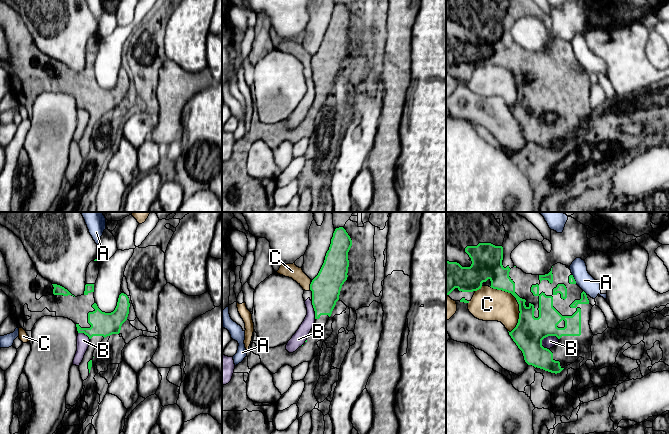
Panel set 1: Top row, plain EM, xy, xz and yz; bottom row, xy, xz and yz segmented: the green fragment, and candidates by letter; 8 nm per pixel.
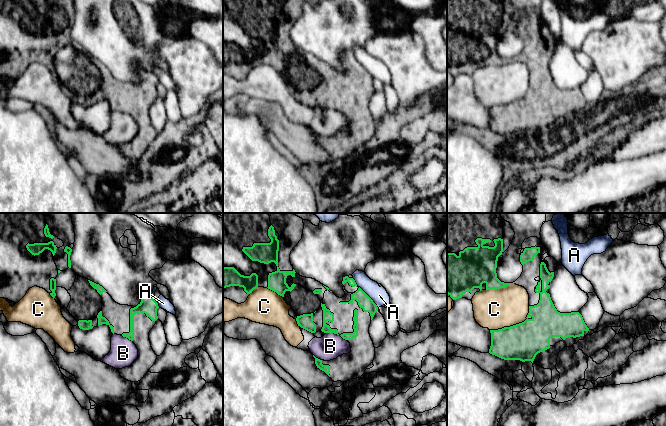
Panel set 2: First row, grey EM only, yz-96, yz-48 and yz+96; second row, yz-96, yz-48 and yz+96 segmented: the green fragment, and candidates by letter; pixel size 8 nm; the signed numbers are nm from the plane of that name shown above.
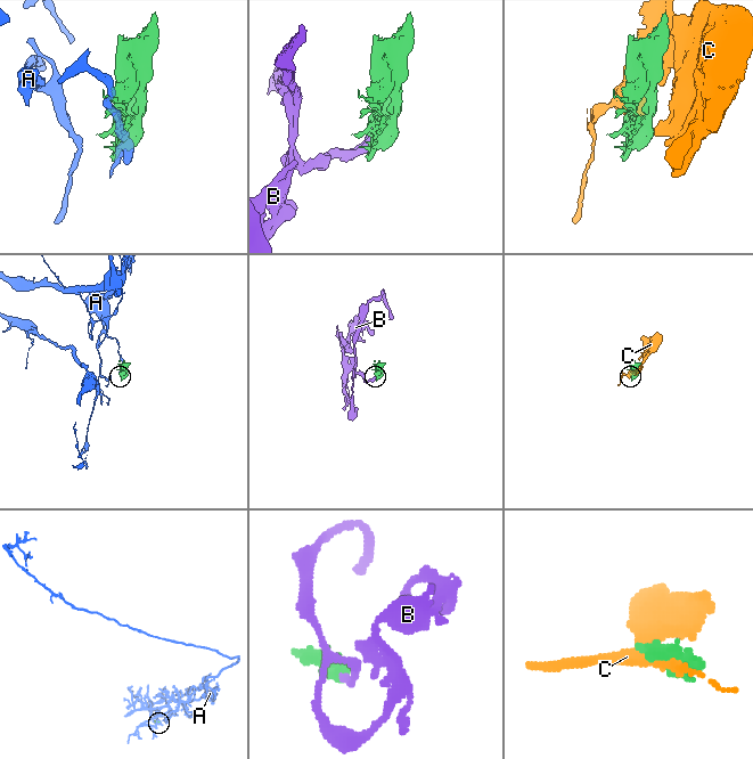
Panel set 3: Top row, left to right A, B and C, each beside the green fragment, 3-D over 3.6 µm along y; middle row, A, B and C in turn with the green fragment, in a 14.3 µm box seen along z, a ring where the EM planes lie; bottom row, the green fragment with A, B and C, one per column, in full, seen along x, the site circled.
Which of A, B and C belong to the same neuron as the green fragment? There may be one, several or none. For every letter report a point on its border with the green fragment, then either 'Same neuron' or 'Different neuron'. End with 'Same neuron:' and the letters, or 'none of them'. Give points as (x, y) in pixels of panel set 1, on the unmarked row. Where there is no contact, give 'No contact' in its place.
A: Touches green at yz (584, 68). Different neuron
B: Touches green at yz (547, 112). Different neuron
C: Touches green at yz (518, 79). Different neuron
Same neuron: none of them

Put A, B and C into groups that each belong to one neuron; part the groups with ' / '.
A / B C

